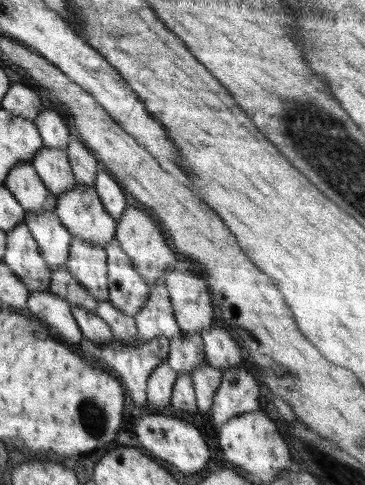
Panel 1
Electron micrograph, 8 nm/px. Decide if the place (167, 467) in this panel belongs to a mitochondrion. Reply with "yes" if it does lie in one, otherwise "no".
no

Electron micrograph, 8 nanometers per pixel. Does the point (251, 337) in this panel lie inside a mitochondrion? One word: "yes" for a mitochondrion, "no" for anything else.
no

